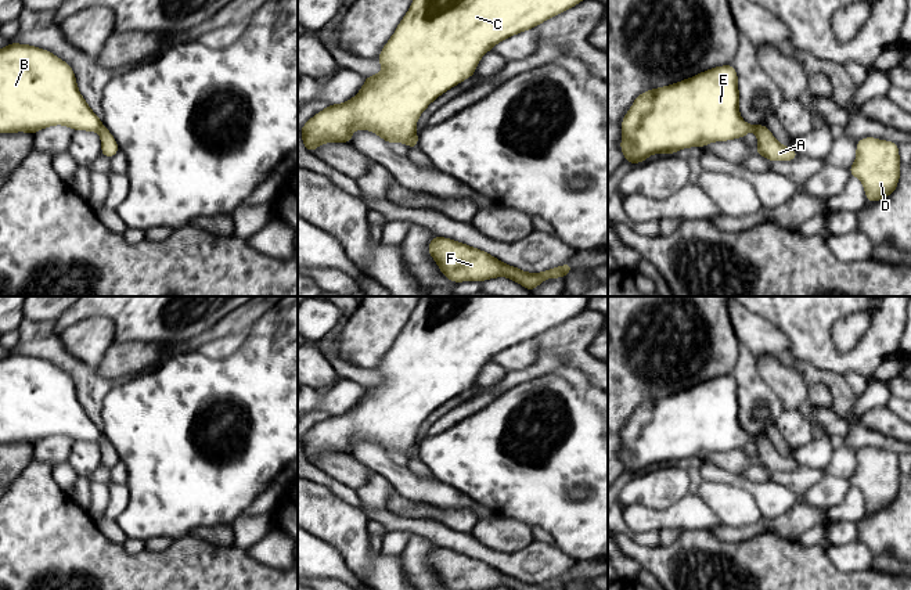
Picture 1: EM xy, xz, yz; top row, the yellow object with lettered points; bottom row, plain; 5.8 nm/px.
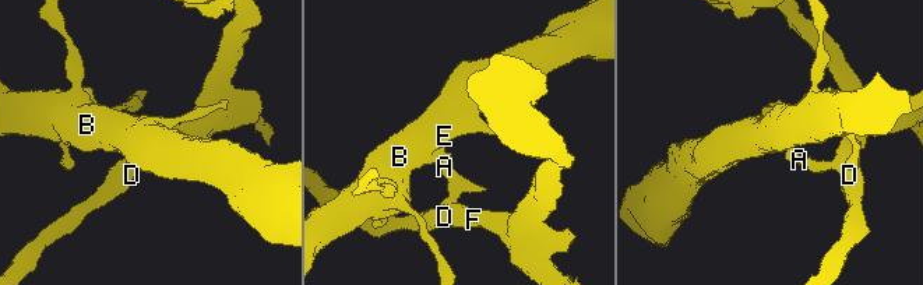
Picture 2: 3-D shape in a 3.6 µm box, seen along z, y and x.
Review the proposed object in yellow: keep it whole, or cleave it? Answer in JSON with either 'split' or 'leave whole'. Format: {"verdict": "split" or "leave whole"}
{"verdict": "split"}

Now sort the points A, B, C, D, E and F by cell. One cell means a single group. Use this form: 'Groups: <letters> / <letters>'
Groups: A D F / B C E

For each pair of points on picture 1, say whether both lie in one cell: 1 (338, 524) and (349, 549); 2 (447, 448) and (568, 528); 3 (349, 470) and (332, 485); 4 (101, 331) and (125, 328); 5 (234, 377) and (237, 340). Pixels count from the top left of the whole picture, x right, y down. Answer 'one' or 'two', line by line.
1: one
2: one
3: two
4: two
5: two

